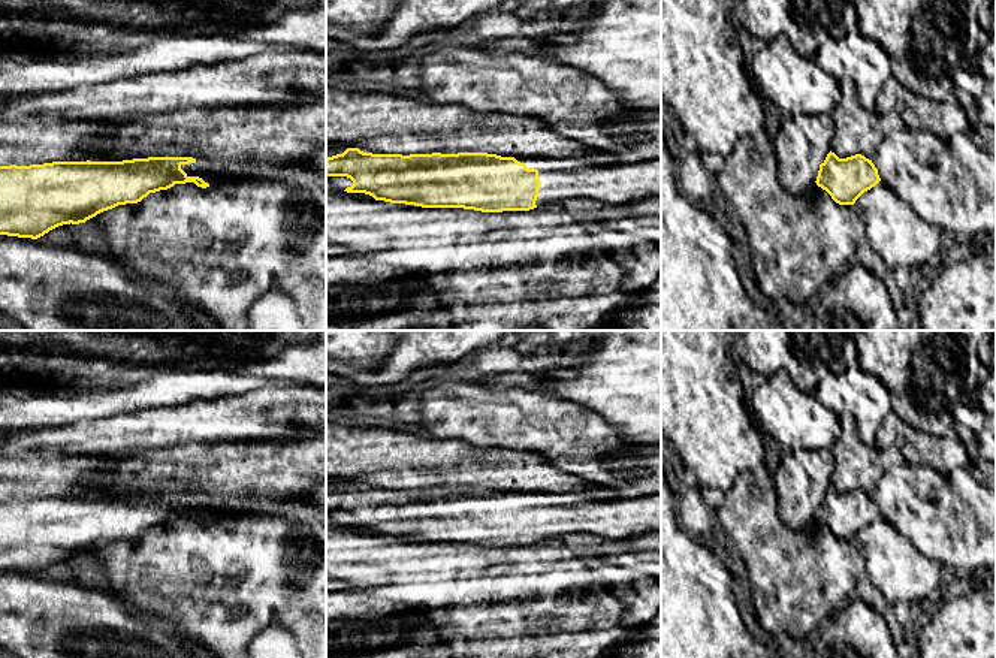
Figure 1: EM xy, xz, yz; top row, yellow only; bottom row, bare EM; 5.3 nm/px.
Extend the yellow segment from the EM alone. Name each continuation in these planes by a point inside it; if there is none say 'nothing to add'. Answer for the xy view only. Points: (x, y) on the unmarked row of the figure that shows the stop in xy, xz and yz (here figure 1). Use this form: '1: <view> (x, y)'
1: xy (210, 507)

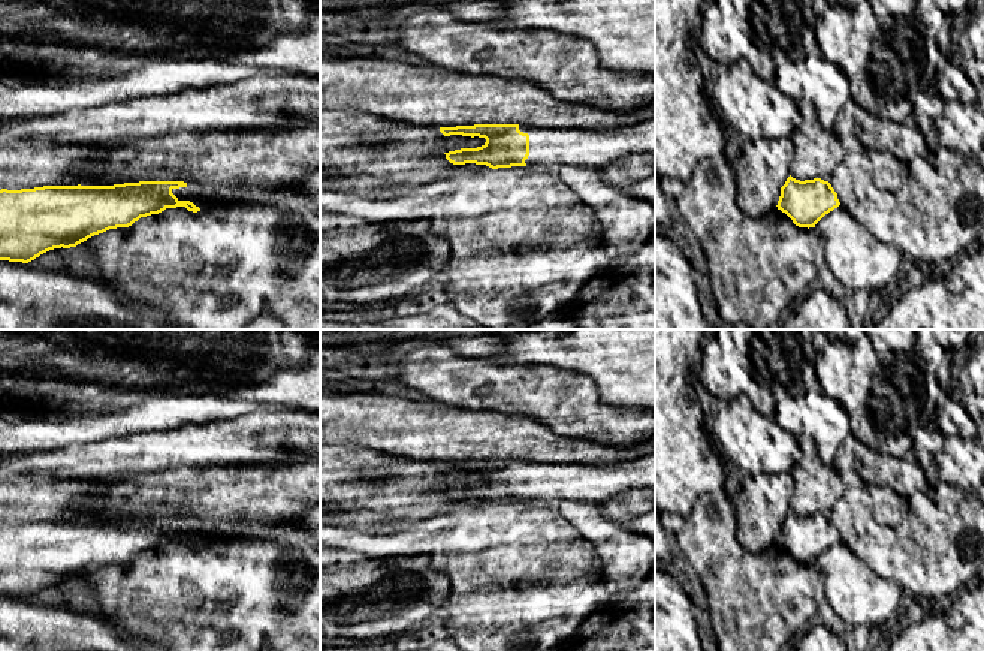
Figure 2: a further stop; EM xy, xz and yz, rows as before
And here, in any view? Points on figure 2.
1: xy (201, 532)

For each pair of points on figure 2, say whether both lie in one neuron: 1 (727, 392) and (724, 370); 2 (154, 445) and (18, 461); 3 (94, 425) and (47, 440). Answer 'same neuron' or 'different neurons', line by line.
1: same neuron
2: same neuron
3: same neuron

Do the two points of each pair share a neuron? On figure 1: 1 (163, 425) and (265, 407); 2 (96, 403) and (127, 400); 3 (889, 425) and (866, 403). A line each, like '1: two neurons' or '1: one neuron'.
1: one neuron
2: two neurons
3: two neurons

